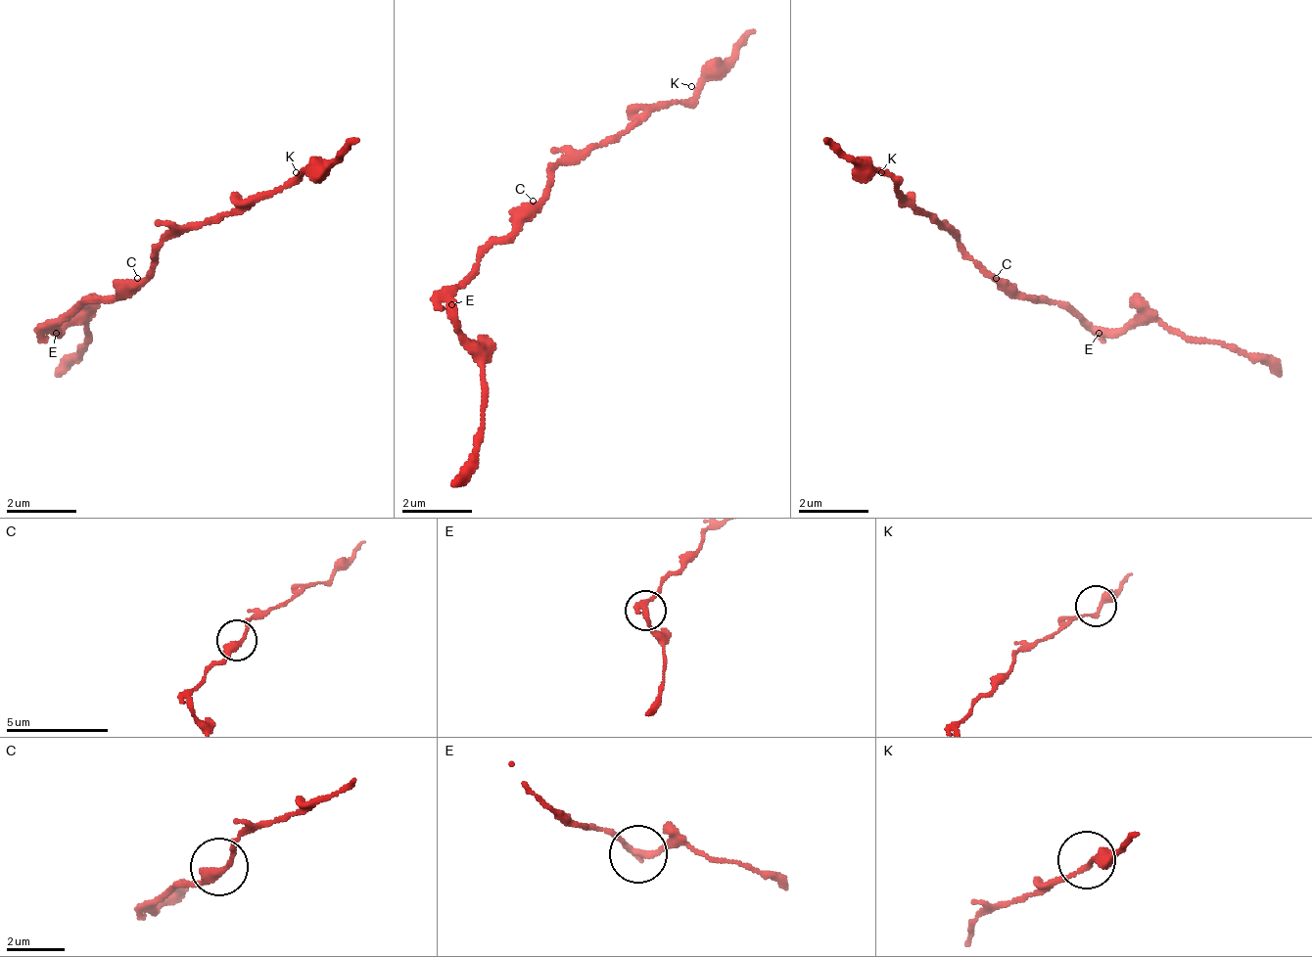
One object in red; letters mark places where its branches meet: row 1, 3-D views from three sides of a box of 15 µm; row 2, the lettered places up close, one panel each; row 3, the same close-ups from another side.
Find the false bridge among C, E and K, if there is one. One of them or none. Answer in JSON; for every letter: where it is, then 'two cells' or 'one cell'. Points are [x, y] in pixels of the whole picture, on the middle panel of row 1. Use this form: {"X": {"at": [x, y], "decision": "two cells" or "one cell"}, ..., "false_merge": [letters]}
{"C": {"at": [533, 201], "decision": "one cell"}, "E": {"at": [451, 304], "decision": "two cells"}, "K": {"at": [691, 86], "decision": "one cell"}, "false_merge": ["E"]}

